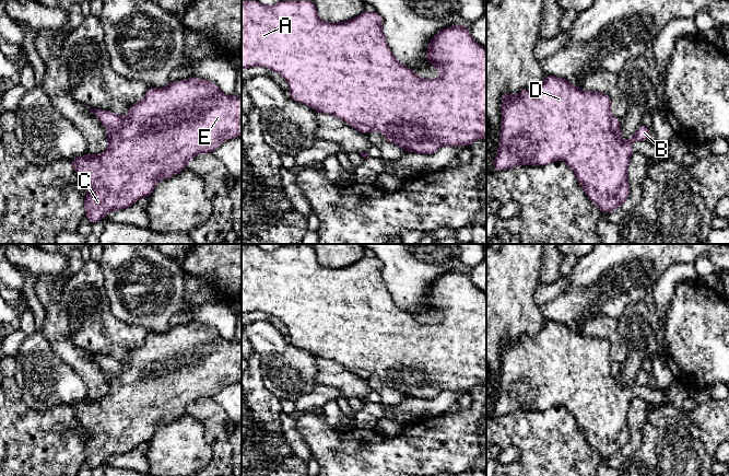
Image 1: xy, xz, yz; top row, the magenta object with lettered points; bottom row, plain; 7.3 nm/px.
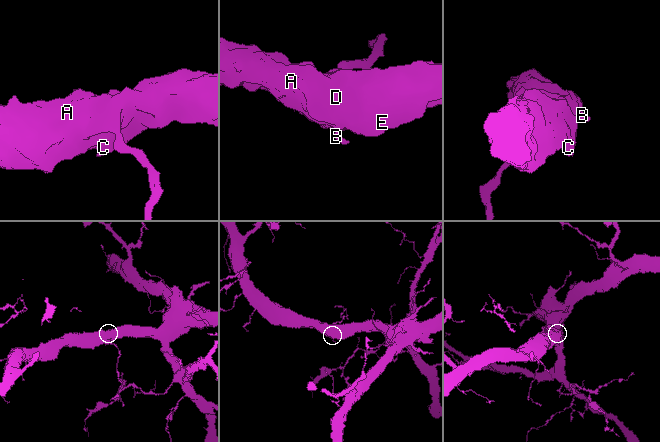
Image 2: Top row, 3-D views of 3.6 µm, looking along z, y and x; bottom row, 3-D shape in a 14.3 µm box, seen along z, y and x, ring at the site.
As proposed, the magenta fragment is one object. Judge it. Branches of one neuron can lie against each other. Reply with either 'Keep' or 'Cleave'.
Cleave

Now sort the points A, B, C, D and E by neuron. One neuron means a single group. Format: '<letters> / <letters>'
A C D E / B

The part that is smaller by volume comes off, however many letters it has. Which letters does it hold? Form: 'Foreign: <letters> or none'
Foreign: B

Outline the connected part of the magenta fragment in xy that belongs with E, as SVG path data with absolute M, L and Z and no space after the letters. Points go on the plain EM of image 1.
M192 322L169 328L166 333L149 333L142 346L129 351L129 359L121 364L119 374L106 372L108 392L98 400L87 397L69 405L79 423L86 432L85 462L92 468L106 463L108 458L126 454L141 443L149 443L161 425L166 425L187 413L189 404L200 398L211 398L225 385L242 380L242 343L226 340L208 325Z

